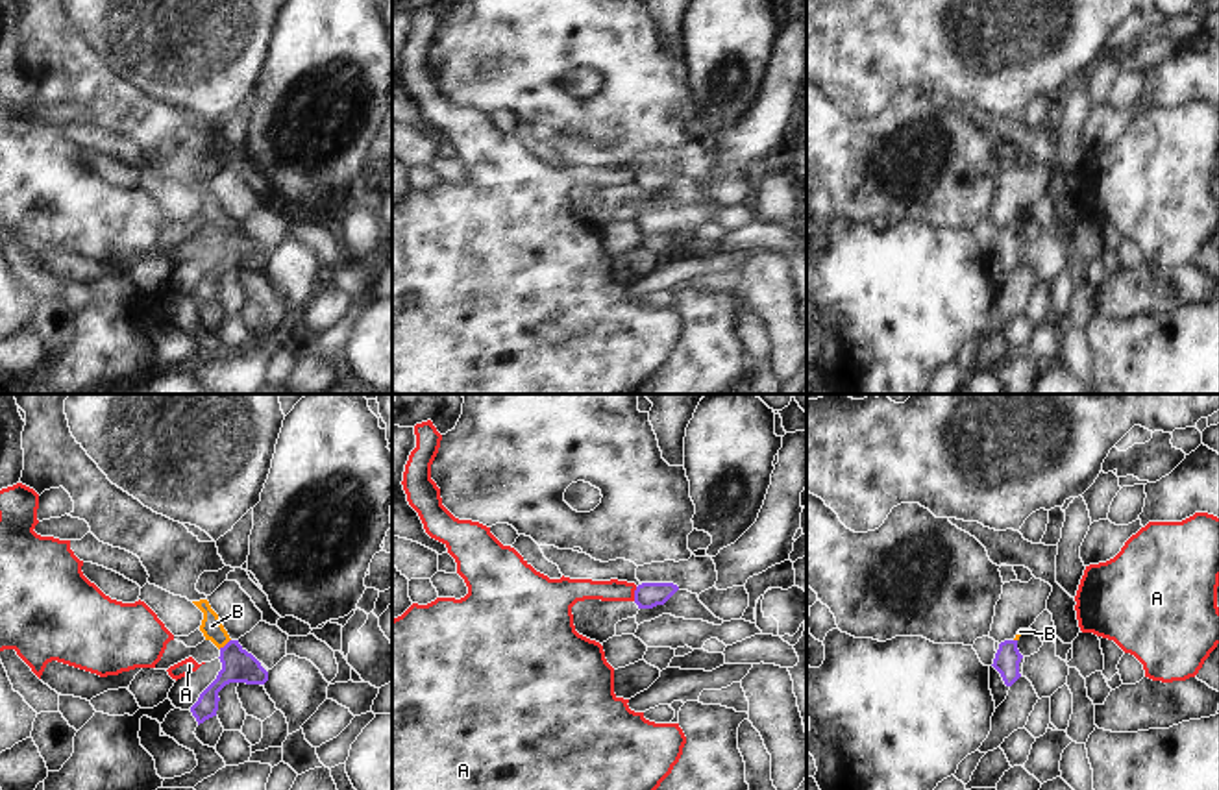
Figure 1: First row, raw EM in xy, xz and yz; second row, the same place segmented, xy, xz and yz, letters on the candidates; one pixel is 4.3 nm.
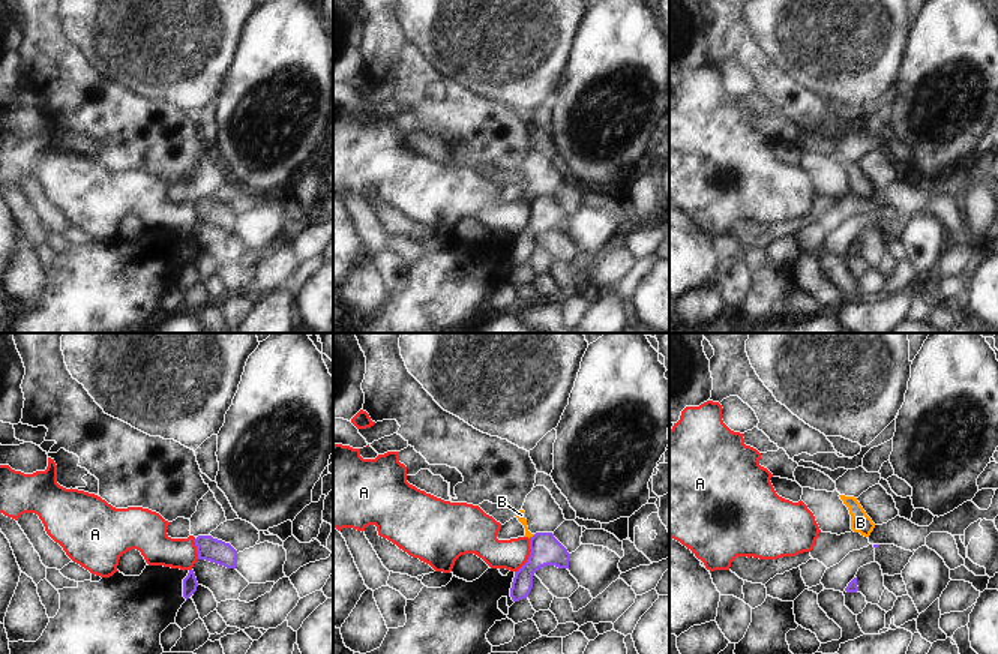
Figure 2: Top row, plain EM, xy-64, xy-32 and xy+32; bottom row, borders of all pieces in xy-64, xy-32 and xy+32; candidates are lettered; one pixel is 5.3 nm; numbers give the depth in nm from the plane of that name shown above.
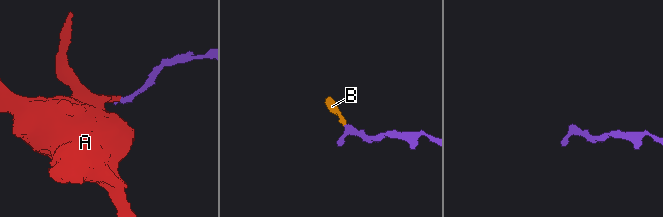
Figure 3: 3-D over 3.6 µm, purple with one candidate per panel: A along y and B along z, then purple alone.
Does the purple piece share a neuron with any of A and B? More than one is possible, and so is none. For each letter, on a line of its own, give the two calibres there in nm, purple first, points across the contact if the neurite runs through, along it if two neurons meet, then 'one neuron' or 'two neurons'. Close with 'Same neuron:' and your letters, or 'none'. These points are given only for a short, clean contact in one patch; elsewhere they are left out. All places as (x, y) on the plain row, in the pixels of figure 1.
A: 110 nm thick on the purple side, 100 nm on the other; border along xz (637, 172), (633, 185); two neurons
B: 140 nm thick on the purple side, 90 nm on the other; runs through xy (237, 250), (226, 230), (211, 211); one neuron
Same neuron: B

